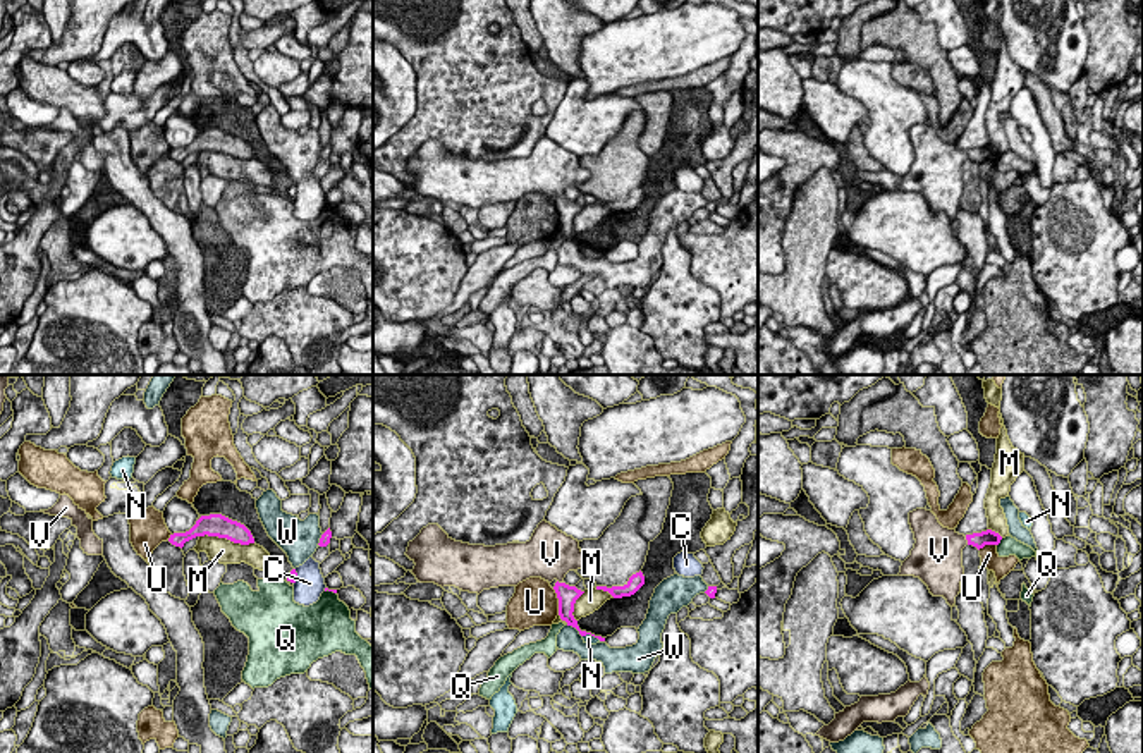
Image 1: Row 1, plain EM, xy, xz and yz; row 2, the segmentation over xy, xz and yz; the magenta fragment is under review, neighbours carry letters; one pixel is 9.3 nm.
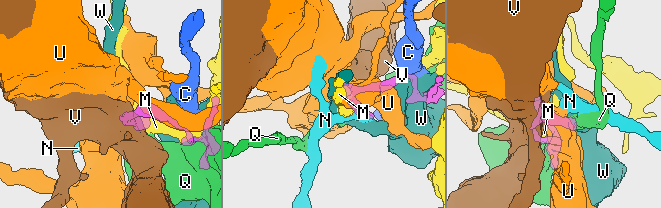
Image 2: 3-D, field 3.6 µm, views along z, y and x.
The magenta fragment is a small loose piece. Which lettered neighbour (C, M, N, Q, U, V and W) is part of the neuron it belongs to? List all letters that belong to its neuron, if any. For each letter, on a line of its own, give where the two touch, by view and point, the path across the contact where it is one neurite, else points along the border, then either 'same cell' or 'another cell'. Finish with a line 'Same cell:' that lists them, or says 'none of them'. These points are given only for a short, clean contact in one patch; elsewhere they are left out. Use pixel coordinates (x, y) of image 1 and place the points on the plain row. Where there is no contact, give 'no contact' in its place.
C: contact xy (296, 189); another cell
M: contact xy (227, 153); another cell
N: contact xz (592, 250); border xz (583, 250), (593, 250), (600, 257); another cell
Q: contact yz (999, 157); another cell
U: contact xz (559, 217); border xz (552, 203), (559, 229); another cell
V: contact yz (966, 153); way yz (989, 152), (966, 153), (942, 164); same cell
W: contact xz (574, 241); another cell
Same cell: V

